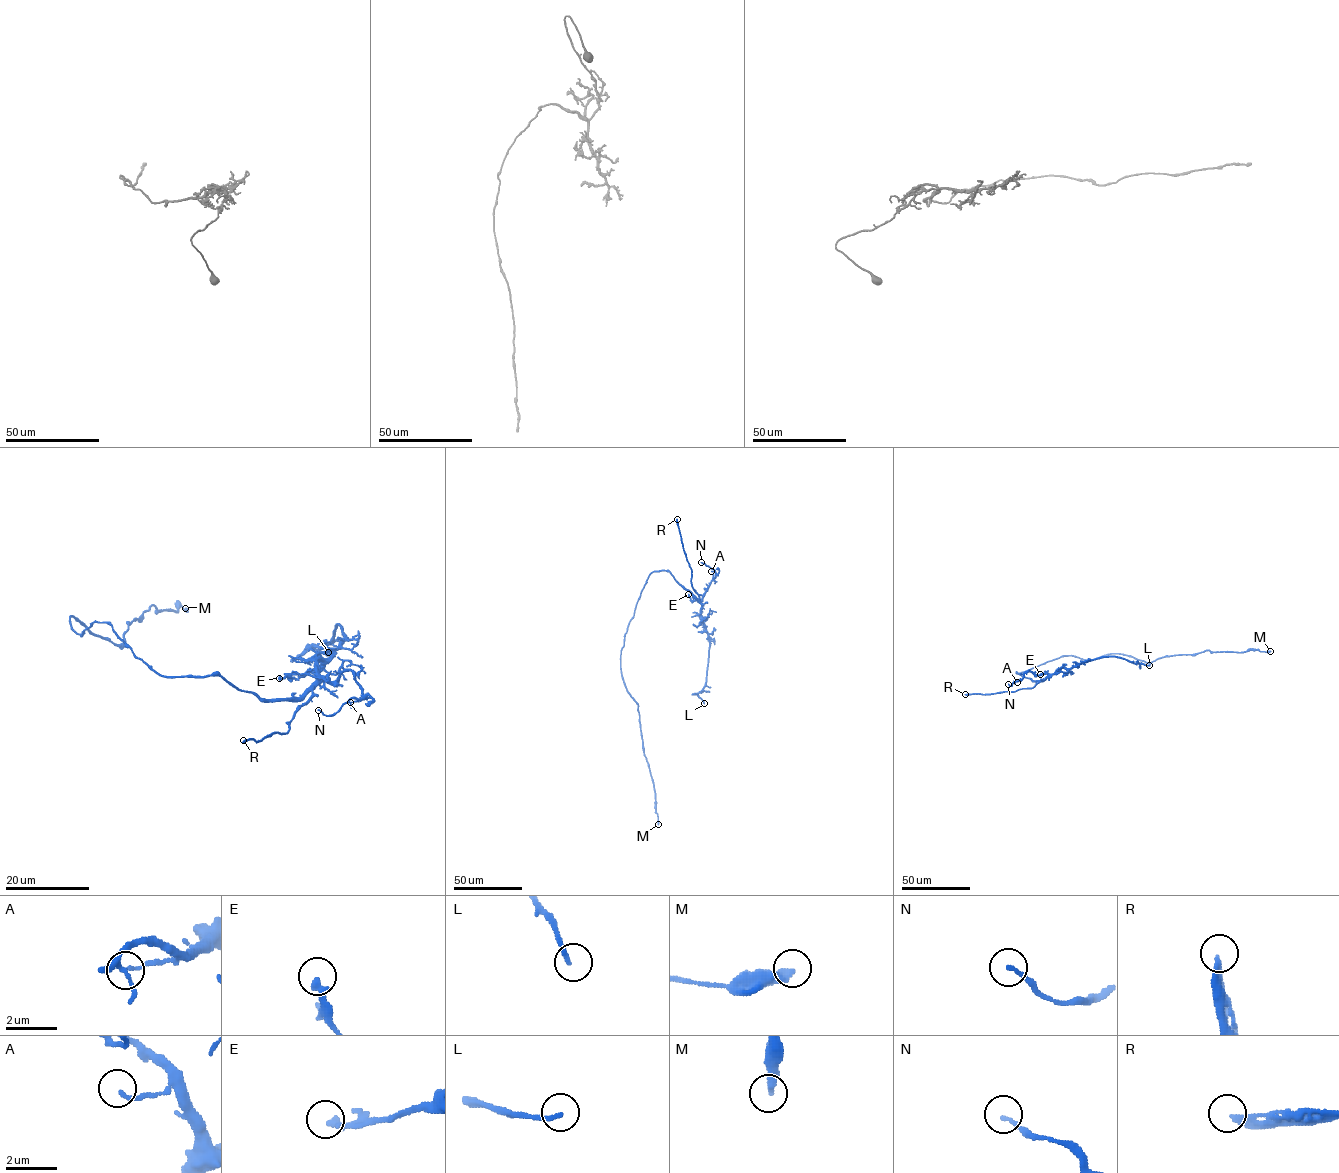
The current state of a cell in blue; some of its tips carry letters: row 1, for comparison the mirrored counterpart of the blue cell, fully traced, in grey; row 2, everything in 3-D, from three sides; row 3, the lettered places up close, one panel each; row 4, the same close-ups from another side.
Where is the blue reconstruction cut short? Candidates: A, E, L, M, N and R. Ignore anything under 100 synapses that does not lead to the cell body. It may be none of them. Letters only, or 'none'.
R

